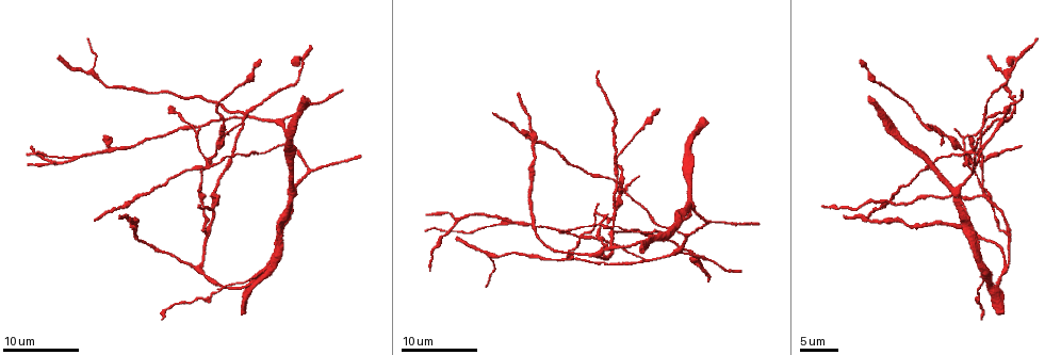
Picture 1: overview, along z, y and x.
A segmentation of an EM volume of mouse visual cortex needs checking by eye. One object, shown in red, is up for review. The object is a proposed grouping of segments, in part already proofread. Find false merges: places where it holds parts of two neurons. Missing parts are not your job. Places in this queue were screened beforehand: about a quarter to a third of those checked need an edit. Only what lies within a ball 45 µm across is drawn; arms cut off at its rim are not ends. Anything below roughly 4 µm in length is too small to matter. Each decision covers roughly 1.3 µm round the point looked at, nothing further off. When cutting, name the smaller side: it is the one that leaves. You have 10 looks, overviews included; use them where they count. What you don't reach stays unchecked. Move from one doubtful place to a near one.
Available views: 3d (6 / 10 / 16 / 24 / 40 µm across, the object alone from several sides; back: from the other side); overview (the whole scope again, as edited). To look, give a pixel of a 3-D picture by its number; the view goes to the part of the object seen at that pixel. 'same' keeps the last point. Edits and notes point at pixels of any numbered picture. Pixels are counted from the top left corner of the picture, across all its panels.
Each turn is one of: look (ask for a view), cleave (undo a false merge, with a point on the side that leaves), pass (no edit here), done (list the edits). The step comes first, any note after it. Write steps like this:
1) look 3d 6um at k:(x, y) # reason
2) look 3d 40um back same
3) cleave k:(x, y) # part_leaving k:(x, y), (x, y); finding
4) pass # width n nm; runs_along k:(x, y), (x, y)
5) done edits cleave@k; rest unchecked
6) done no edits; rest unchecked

look 3d 10um at 1:(109, 151) # sudden change in width

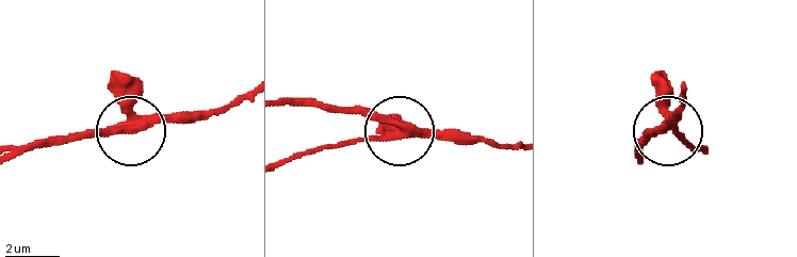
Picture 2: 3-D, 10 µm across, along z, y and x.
pass # width 310 nm; runs_along 2:(515, 144), (391, 135), (325, 144); continuous, no second neuron

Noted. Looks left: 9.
look 3d 6um at 1:(988, 126)

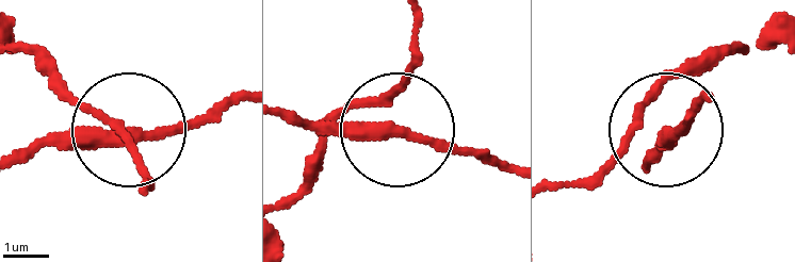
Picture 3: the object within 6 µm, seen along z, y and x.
pass # arms 4; all the same neuron

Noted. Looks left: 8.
look 3d 16um at 1:(709, 221) # three-way junction

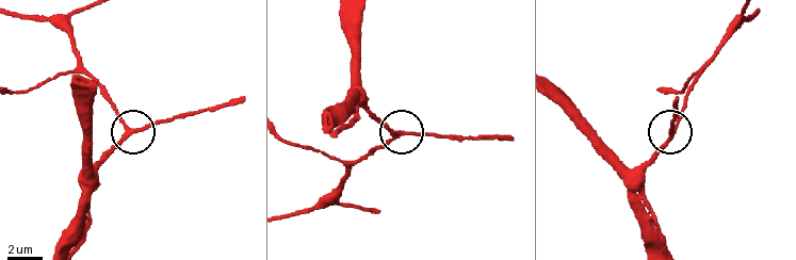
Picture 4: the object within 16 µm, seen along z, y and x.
pass # side_arm 7 um; arms 3; all the same neuron

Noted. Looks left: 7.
look 3d 16um at 1:(642, 262) # two arms in line, one across

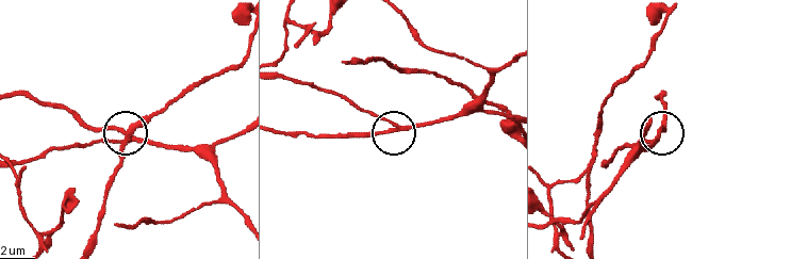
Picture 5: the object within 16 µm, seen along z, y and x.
pass # side_arm 30 um; runs_along 5:(277, 71), (344, 96), (393, 127), (388, 131), (350, 131); all the same neuron

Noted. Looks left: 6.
look 3d 10um at 1:(983, 196) # small branch off a trunk

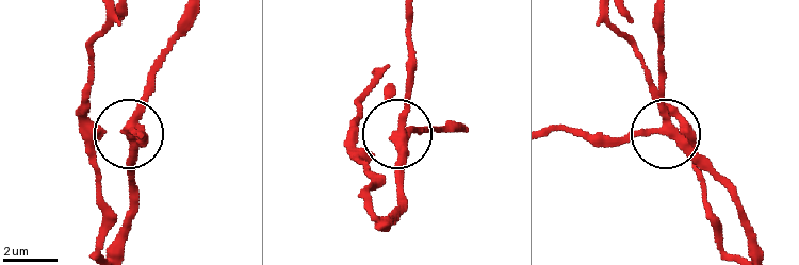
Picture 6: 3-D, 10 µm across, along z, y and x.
pass # arms 3; runs_along 6:(750, 247), (746, 219), (730, 192), (661, 132), (581, 137); one neuron here

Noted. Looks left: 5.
done no edits; rest unchecked

